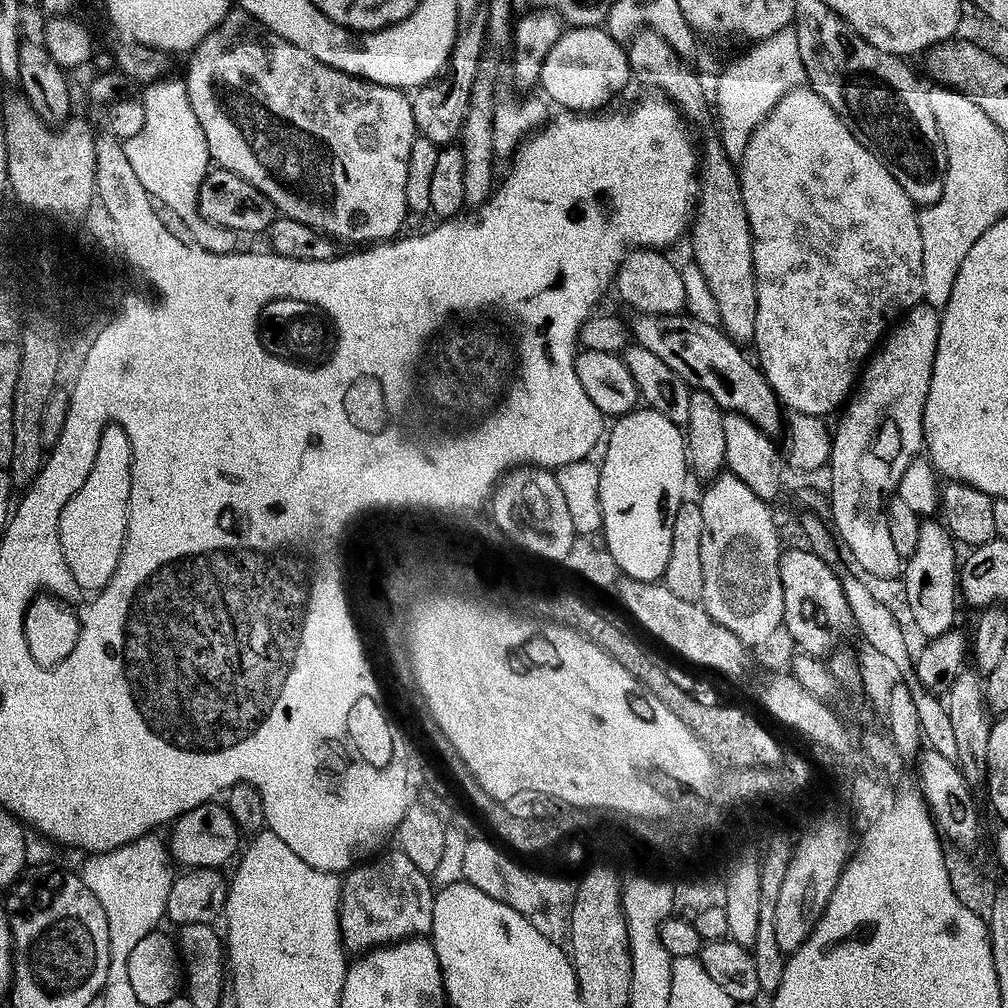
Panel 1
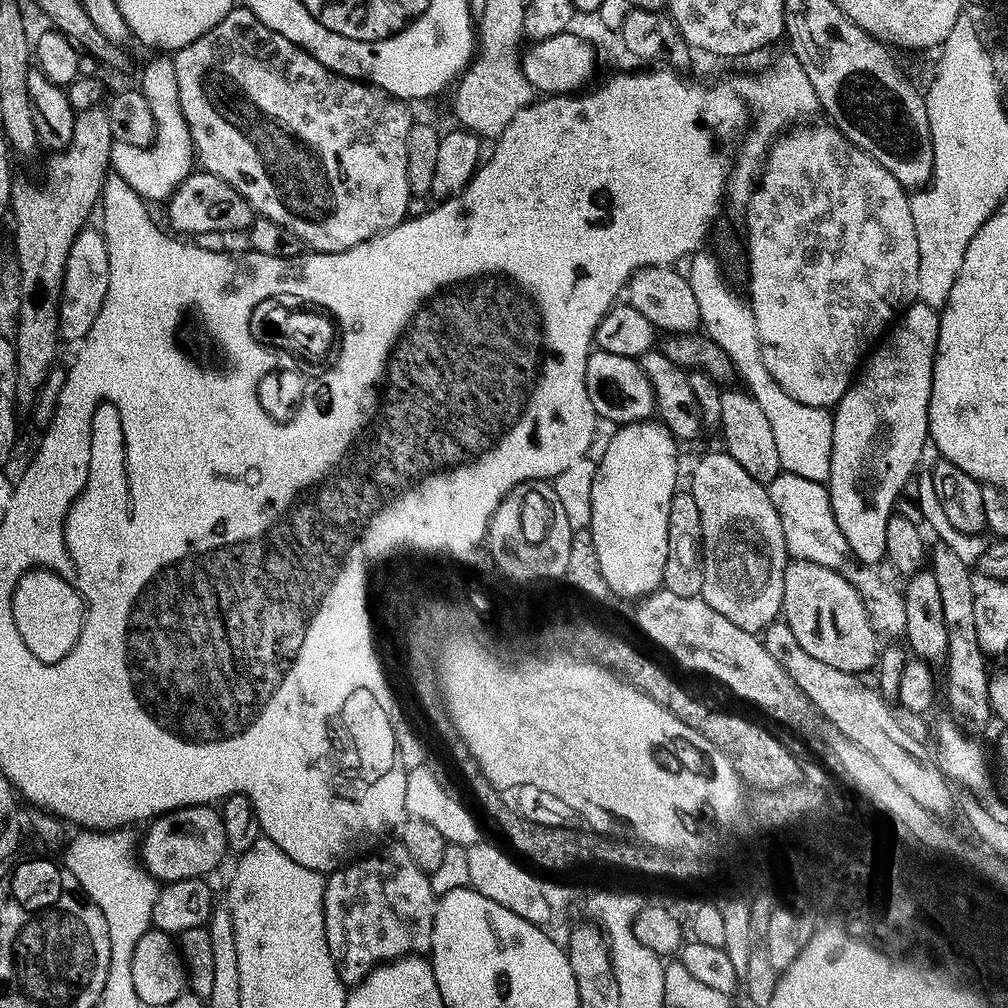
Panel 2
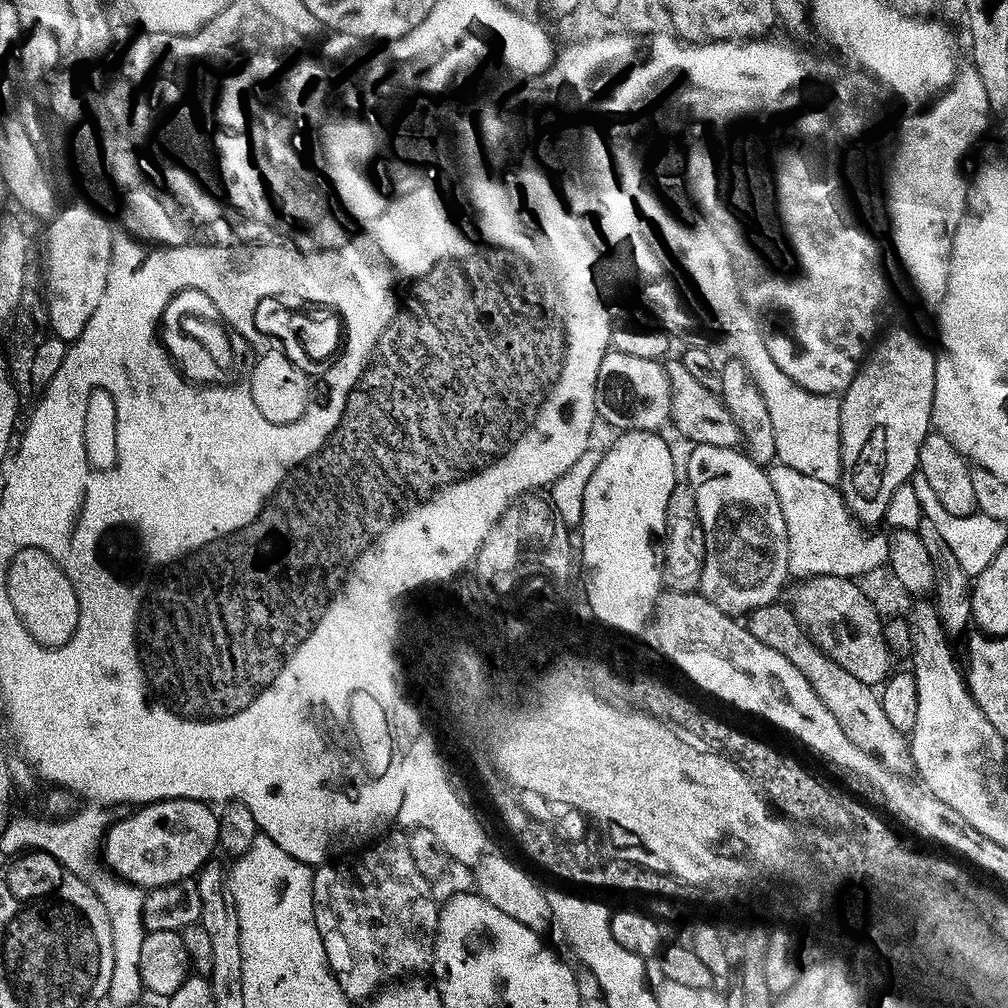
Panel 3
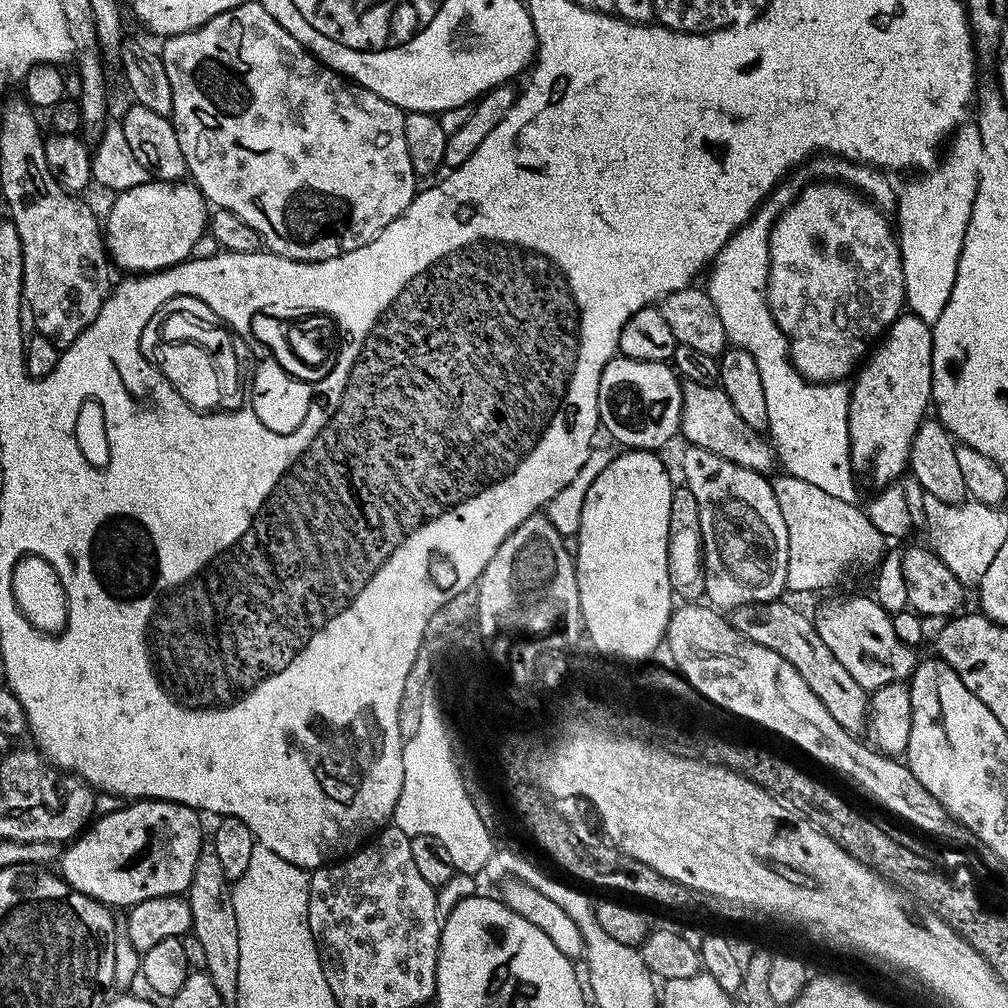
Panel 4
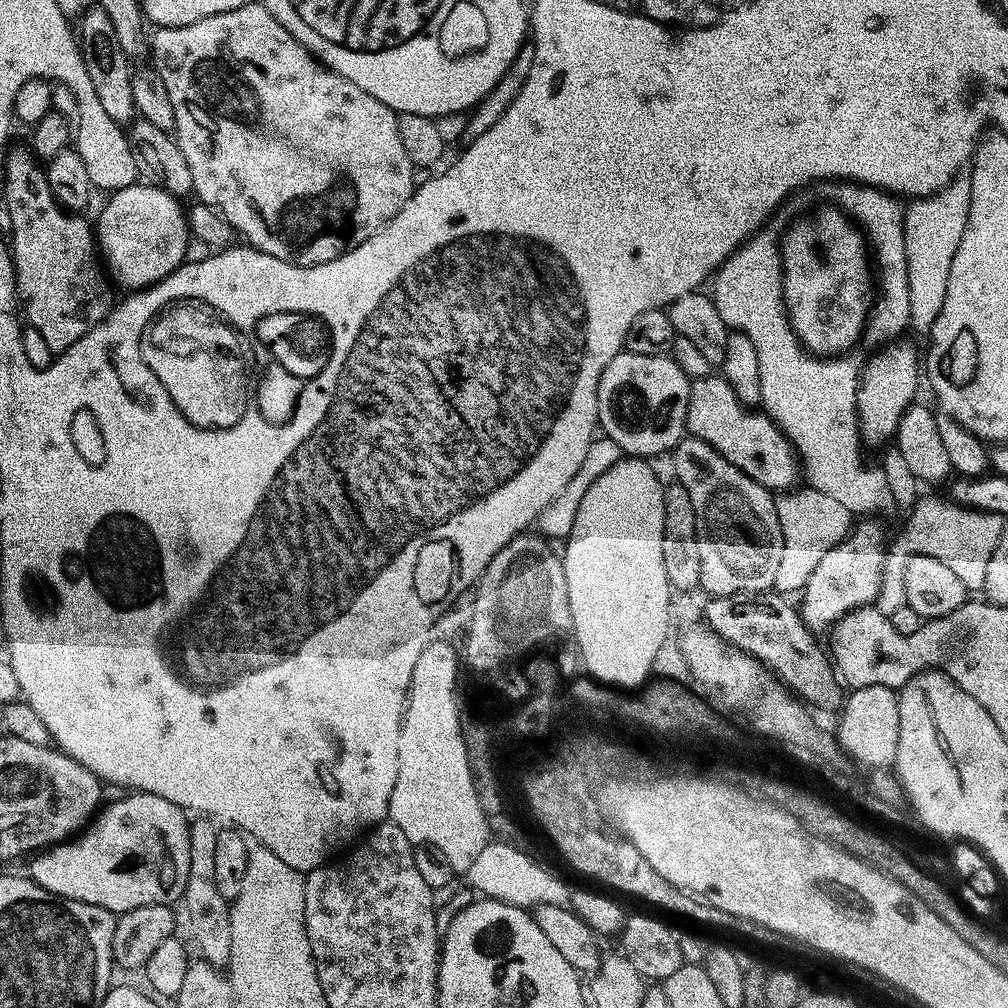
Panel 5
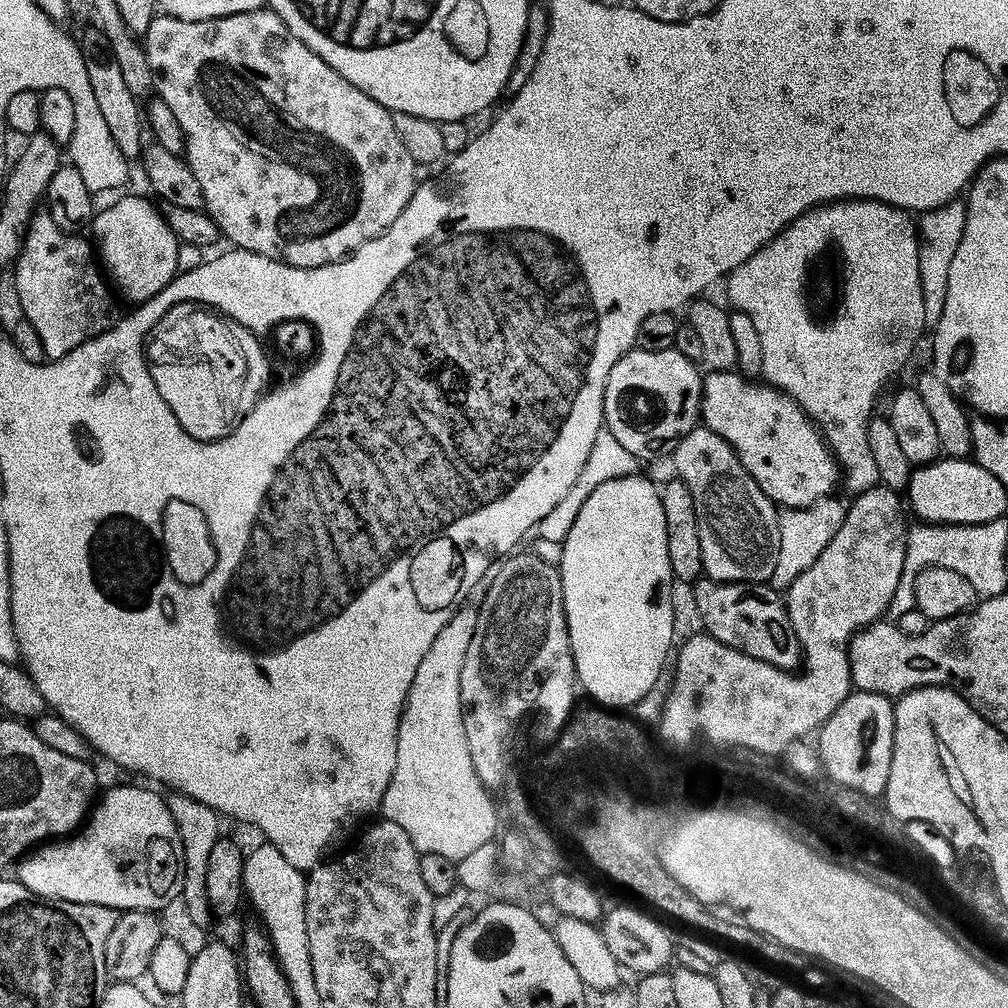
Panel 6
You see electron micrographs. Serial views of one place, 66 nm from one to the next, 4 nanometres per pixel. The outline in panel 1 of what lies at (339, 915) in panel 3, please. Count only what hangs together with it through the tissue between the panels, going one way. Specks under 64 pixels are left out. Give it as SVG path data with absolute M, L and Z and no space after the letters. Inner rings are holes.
M399 850L379 856L357 864L340 885L340 941L352 954L398 940L424 938L432 931L434 884L429 873L418 870Z

